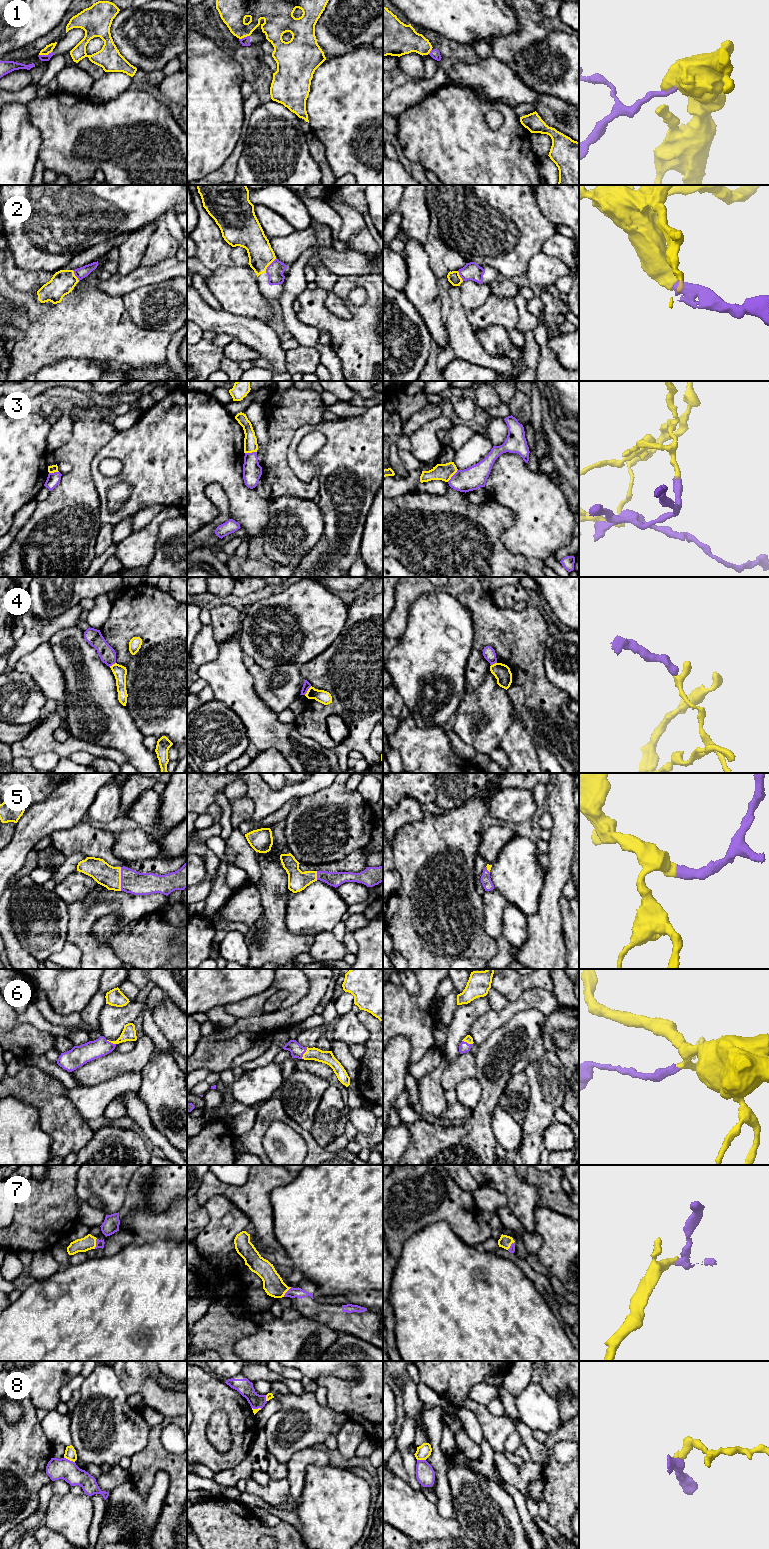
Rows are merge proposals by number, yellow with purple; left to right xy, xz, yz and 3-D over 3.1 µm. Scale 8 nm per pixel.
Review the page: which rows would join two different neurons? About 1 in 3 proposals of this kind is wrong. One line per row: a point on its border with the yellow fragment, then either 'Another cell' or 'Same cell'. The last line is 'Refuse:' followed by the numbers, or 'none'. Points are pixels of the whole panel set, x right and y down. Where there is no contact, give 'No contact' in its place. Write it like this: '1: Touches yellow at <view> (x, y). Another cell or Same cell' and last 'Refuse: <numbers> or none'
1: Touches yellow at xy (45, 54). Another cell
2: Touches yellow at xz (269, 264). Same cell
3: Touches yellow at yz (453, 474). Another cell
4: Touches yellow at xz (308, 690). Another cell
5: Touches yellow at xy (120, 879). Same cell
6: Touches yellow at xz (304, 1053). Same cell
7: Touches yellow at xy (95, 1243). Same cell
8: Touches yellow at xy (69, 1459). Another cell
Refuse: 1, 3, 4, 8

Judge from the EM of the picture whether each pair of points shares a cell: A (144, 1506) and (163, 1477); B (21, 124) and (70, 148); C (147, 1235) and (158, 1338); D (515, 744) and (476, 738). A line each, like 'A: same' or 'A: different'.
A: same
B: different
C: different
D: different

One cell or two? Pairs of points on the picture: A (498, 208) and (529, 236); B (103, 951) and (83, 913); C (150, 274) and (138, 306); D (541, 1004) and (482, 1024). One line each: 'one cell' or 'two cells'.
A: one cell
B: one cell
C: two cells
D: one cell

